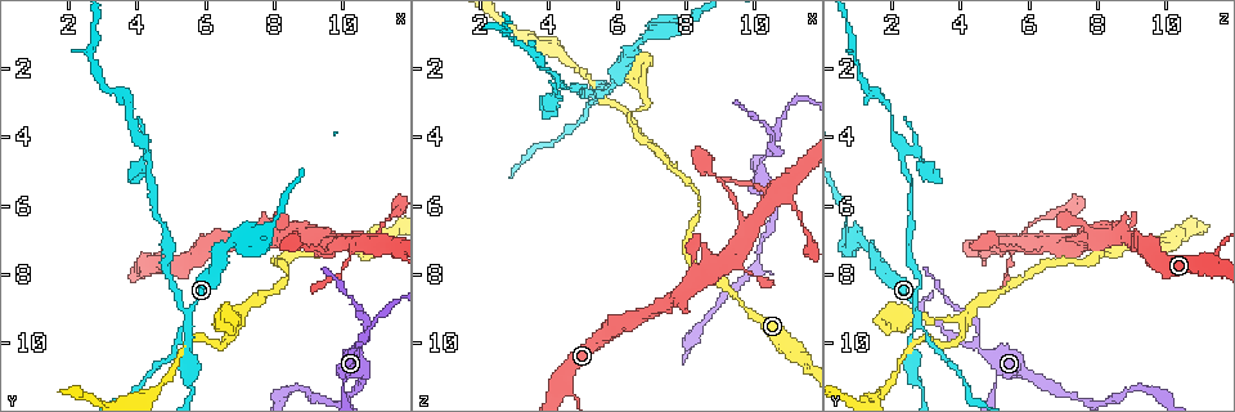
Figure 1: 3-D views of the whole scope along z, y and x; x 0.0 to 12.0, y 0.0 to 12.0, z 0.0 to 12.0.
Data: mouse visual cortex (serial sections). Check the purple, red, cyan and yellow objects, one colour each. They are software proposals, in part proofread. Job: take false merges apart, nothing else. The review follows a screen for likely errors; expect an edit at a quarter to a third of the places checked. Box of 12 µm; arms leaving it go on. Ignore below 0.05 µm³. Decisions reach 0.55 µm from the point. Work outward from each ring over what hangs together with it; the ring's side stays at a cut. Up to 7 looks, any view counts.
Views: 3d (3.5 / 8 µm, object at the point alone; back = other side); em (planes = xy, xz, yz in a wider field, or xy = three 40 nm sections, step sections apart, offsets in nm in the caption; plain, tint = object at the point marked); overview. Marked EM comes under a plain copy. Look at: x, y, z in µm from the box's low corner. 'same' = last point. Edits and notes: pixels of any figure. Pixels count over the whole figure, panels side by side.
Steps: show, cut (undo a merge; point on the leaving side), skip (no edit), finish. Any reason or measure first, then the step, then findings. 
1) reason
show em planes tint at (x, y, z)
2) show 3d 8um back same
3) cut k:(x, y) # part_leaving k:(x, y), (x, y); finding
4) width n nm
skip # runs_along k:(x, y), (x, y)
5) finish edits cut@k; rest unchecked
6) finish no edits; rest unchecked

abrupt turn
show 3d 3.5um at (5.5, 9.8, 2.6)

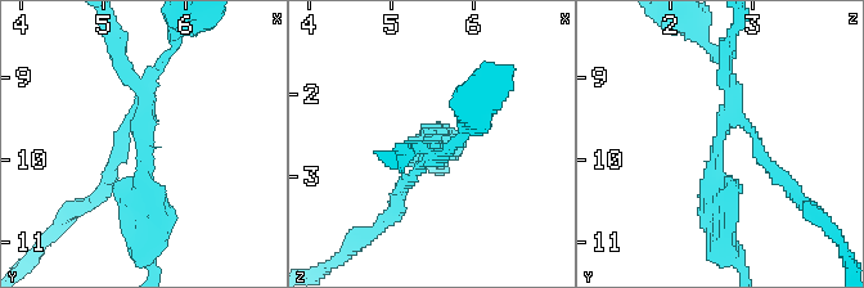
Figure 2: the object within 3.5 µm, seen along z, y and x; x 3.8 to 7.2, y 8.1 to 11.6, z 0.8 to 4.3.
show em planes tint at (5.45, 9.75, 2.55)

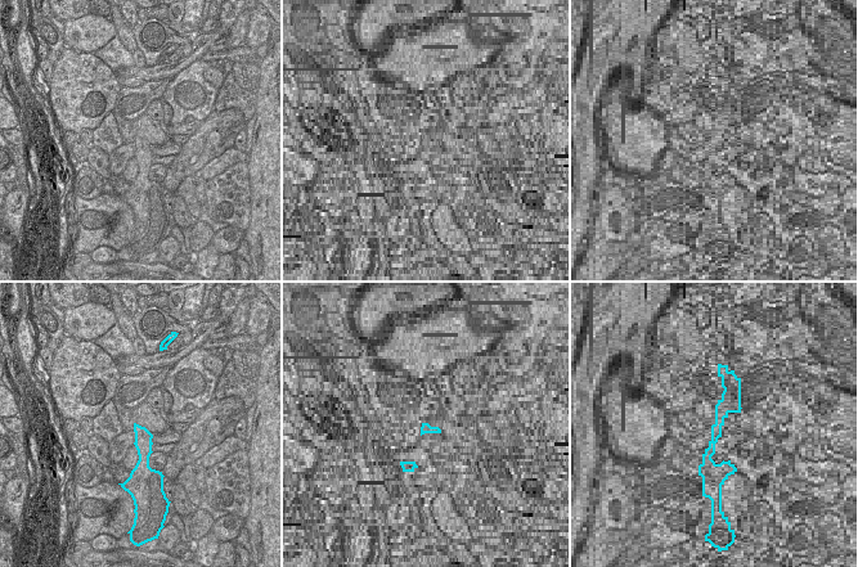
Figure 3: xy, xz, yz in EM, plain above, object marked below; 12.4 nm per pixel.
cut 2:(147, 160) # part_leaving 2:(139, 85), (120, 62), (116, 35); a second cell is stuck on

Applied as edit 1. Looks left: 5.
side arm on a straight run
show 3d 3.5um at (6.7, 9.4, 4.1)

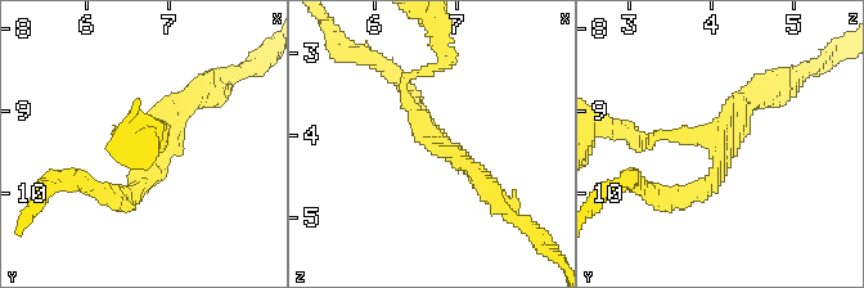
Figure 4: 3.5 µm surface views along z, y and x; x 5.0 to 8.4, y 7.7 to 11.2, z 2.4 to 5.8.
arms 3; arm_widths 100, 200, 250 nm; now the EM
show em xy step 3 tint at (6.70, 9.45, 4.05)

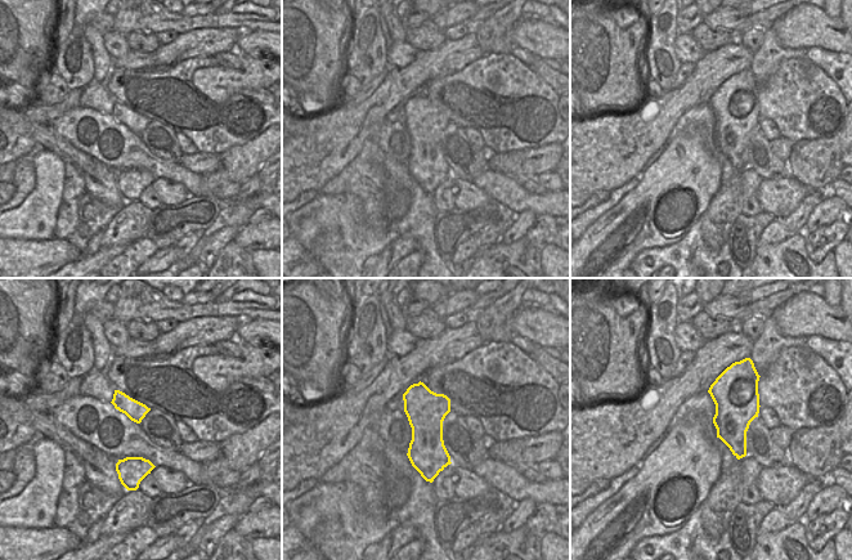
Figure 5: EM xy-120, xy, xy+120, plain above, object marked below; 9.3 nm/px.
skip # runs_along 4:(763, 95), (703, 185), (670, 197); one cell here

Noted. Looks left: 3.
side arm on a straight run
show 3d 3.5um at (10.4, 10.0, 4.4)

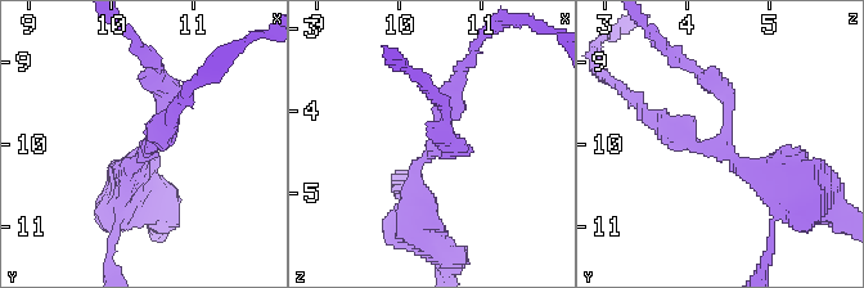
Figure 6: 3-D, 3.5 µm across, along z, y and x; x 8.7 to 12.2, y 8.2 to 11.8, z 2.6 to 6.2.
arms 3; arm_widths 200, 300, 400 nm; now the EM
show em xy step 3 tint at (10.40, 10.05, 4.45)

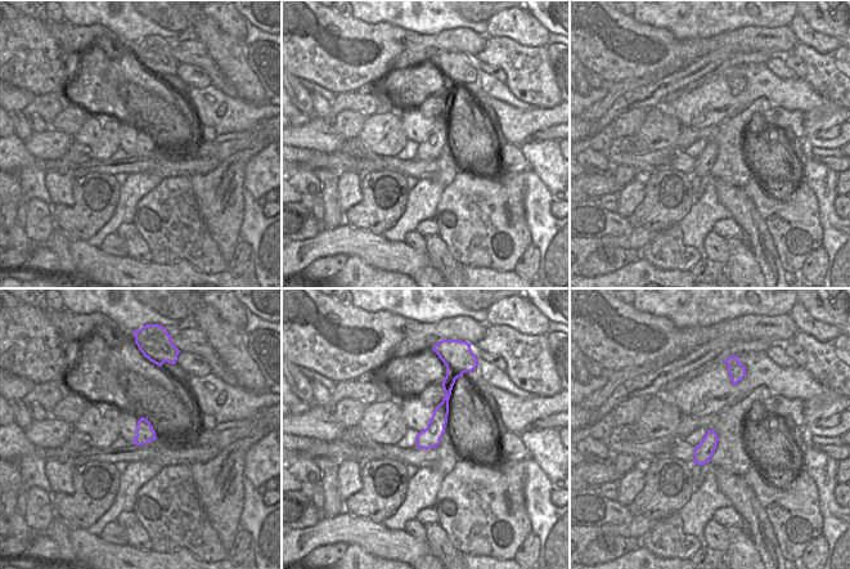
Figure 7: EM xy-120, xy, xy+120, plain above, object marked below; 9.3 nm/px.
cut 6:(718, 93) # part_leaving 6:(724, 140), (730, 100), (671, 57); two cells meet here

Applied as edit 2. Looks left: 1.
finish edits cut@2, cut@6; rest unchecked

